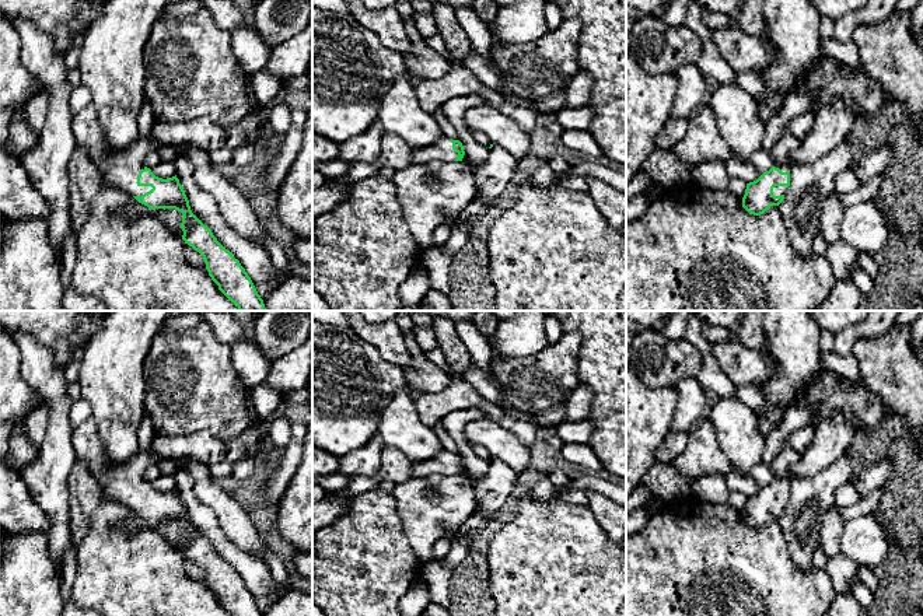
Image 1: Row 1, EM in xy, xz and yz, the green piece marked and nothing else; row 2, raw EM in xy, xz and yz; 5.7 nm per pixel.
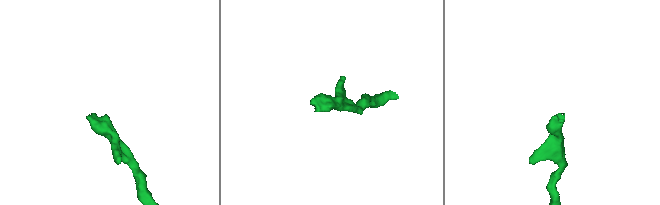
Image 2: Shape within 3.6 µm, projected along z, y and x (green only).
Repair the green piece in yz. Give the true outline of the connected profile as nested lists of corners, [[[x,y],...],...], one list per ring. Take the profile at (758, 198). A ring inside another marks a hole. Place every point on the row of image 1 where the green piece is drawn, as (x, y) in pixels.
[[[784,132],[769,150],[773,167],[756,181],[747,183],[742,207],[754,216],[763,214],[770,206],[779,206],[790,186],[790,157],[801,140]]]

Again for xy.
[[[92,104],[73,116],[71,129],[77,146],[88,151],[105,185],[130,193],[148,209],[175,209],[183,214],[179,225],[183,231],[182,239],[203,256],[209,276],[240,311],[266,311],[263,300],[240,260],[192,213],[176,175],[162,179],[143,165],[146,154],[161,144],[158,140],[137,136],[126,150],[112,153],[105,144]]]

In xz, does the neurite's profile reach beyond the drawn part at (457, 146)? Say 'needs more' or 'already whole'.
needs more

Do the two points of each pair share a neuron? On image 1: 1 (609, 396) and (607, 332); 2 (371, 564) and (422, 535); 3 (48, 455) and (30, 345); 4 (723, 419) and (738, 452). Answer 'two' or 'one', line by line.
1: one
2: two
3: one
4: one

